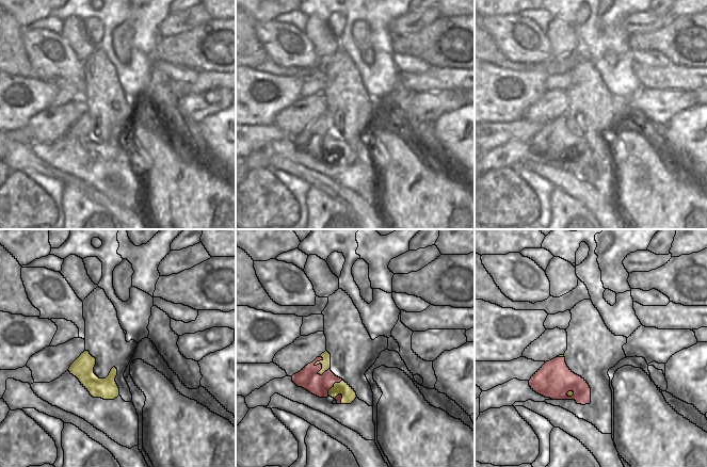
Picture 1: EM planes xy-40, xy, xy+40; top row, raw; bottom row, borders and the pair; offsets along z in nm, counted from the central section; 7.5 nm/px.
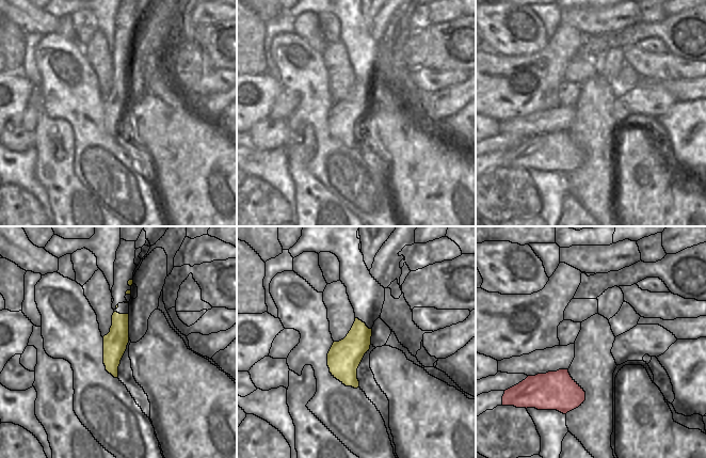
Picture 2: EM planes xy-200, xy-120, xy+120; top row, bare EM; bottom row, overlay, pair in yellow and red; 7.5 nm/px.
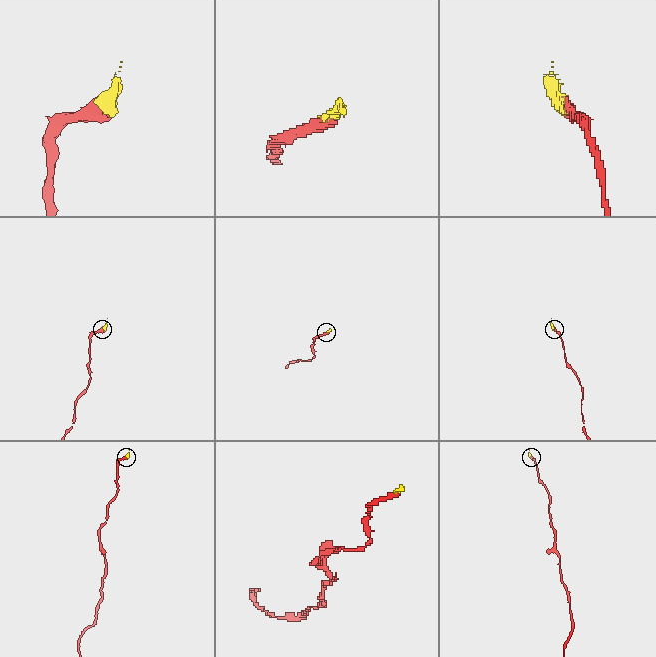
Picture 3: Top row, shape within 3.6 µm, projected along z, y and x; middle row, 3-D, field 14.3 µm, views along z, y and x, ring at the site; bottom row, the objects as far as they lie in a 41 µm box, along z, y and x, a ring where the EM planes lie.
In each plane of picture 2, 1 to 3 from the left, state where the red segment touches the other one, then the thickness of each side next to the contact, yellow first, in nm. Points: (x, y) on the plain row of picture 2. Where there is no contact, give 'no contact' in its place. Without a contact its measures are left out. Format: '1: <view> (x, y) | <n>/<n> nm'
1: no contact
2: no contact
3: no contact

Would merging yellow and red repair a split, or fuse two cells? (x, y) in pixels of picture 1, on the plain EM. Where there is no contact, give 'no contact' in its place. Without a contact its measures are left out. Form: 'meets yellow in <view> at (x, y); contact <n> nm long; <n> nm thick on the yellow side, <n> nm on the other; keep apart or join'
meets yellow in xy at (322, 127); contact 150 nm long; 70 nm thick on the yellow side, 160 nm on the other; join

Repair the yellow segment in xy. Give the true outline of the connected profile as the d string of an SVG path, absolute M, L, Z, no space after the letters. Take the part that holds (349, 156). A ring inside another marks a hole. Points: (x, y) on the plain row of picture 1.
M325 112L312 124L305 127L300 133L293 135L292 143L298 148L302 148L319 159L327 159L330 157L337 162L337 165L351 165L357 158L356 154L342 140L336 138L330 129L331 115Z

